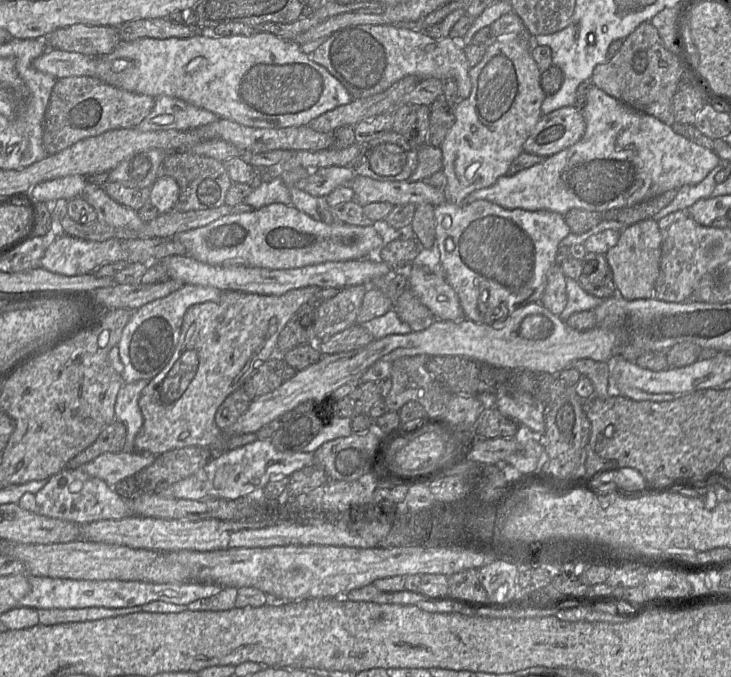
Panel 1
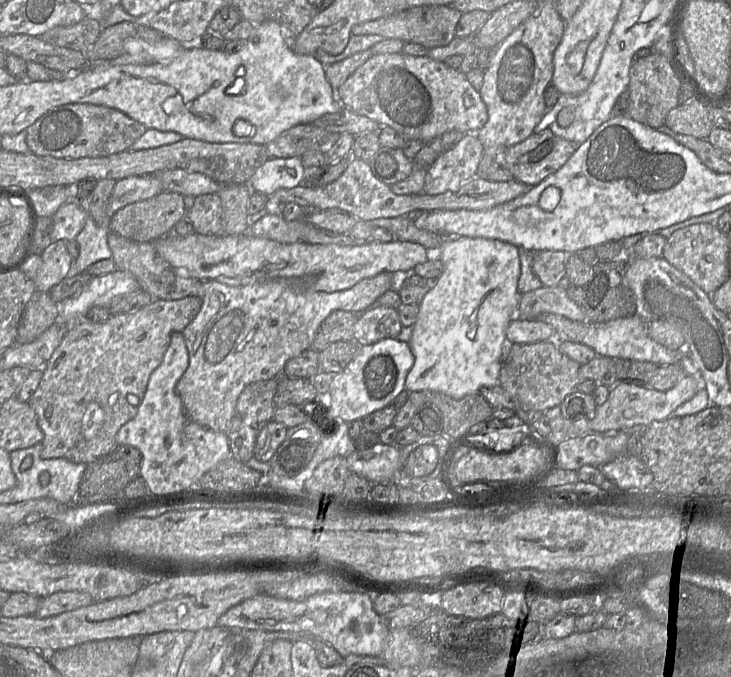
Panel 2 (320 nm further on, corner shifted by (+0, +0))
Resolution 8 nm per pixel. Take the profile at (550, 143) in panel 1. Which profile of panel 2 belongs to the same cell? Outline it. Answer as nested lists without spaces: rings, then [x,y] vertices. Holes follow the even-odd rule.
[[[545,130],[508,147],[504,160],[514,180],[532,187],[559,170],[577,147],[576,143]]]

